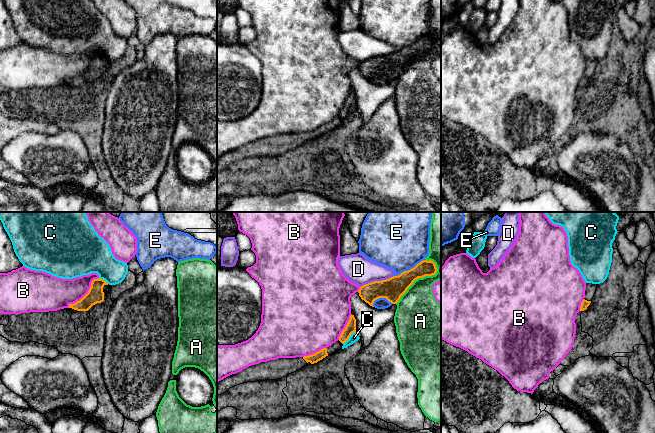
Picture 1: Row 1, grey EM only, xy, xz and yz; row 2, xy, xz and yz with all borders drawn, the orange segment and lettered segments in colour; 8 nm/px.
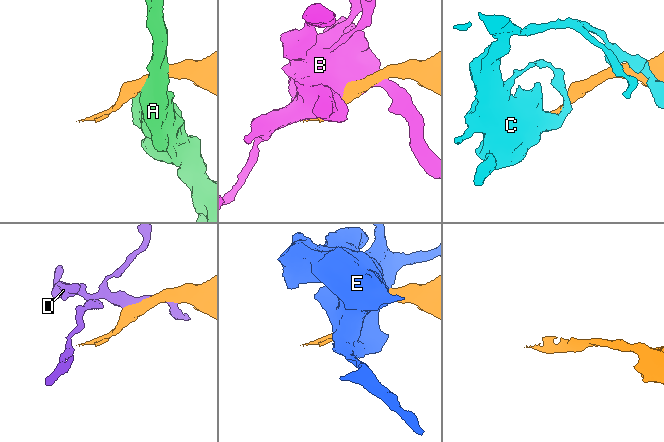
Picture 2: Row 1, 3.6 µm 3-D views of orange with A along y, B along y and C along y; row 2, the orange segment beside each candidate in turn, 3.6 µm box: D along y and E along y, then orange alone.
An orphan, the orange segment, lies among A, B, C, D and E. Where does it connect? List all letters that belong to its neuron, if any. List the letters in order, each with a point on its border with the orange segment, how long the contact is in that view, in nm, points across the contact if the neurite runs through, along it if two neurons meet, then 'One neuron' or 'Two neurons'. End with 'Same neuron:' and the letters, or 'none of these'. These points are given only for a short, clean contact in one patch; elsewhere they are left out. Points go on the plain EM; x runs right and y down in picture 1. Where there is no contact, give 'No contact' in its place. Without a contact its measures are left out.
A: Touches orange at xz (420, 53). Shared border 460 nm. Two neurons
B: Touches orange at xy (86, 70). Shared border 340 nm. Two neurons
C: Touches orange at xz (349, 112). Shared border 150 nm. Two neurons
D: Touches orange at xz (376, 57). Shared border 280 nm. Two neurons
E: Touches orange at xz (410, 45). Shared border 280 nm. Two neurons
Same neuron: none of these

